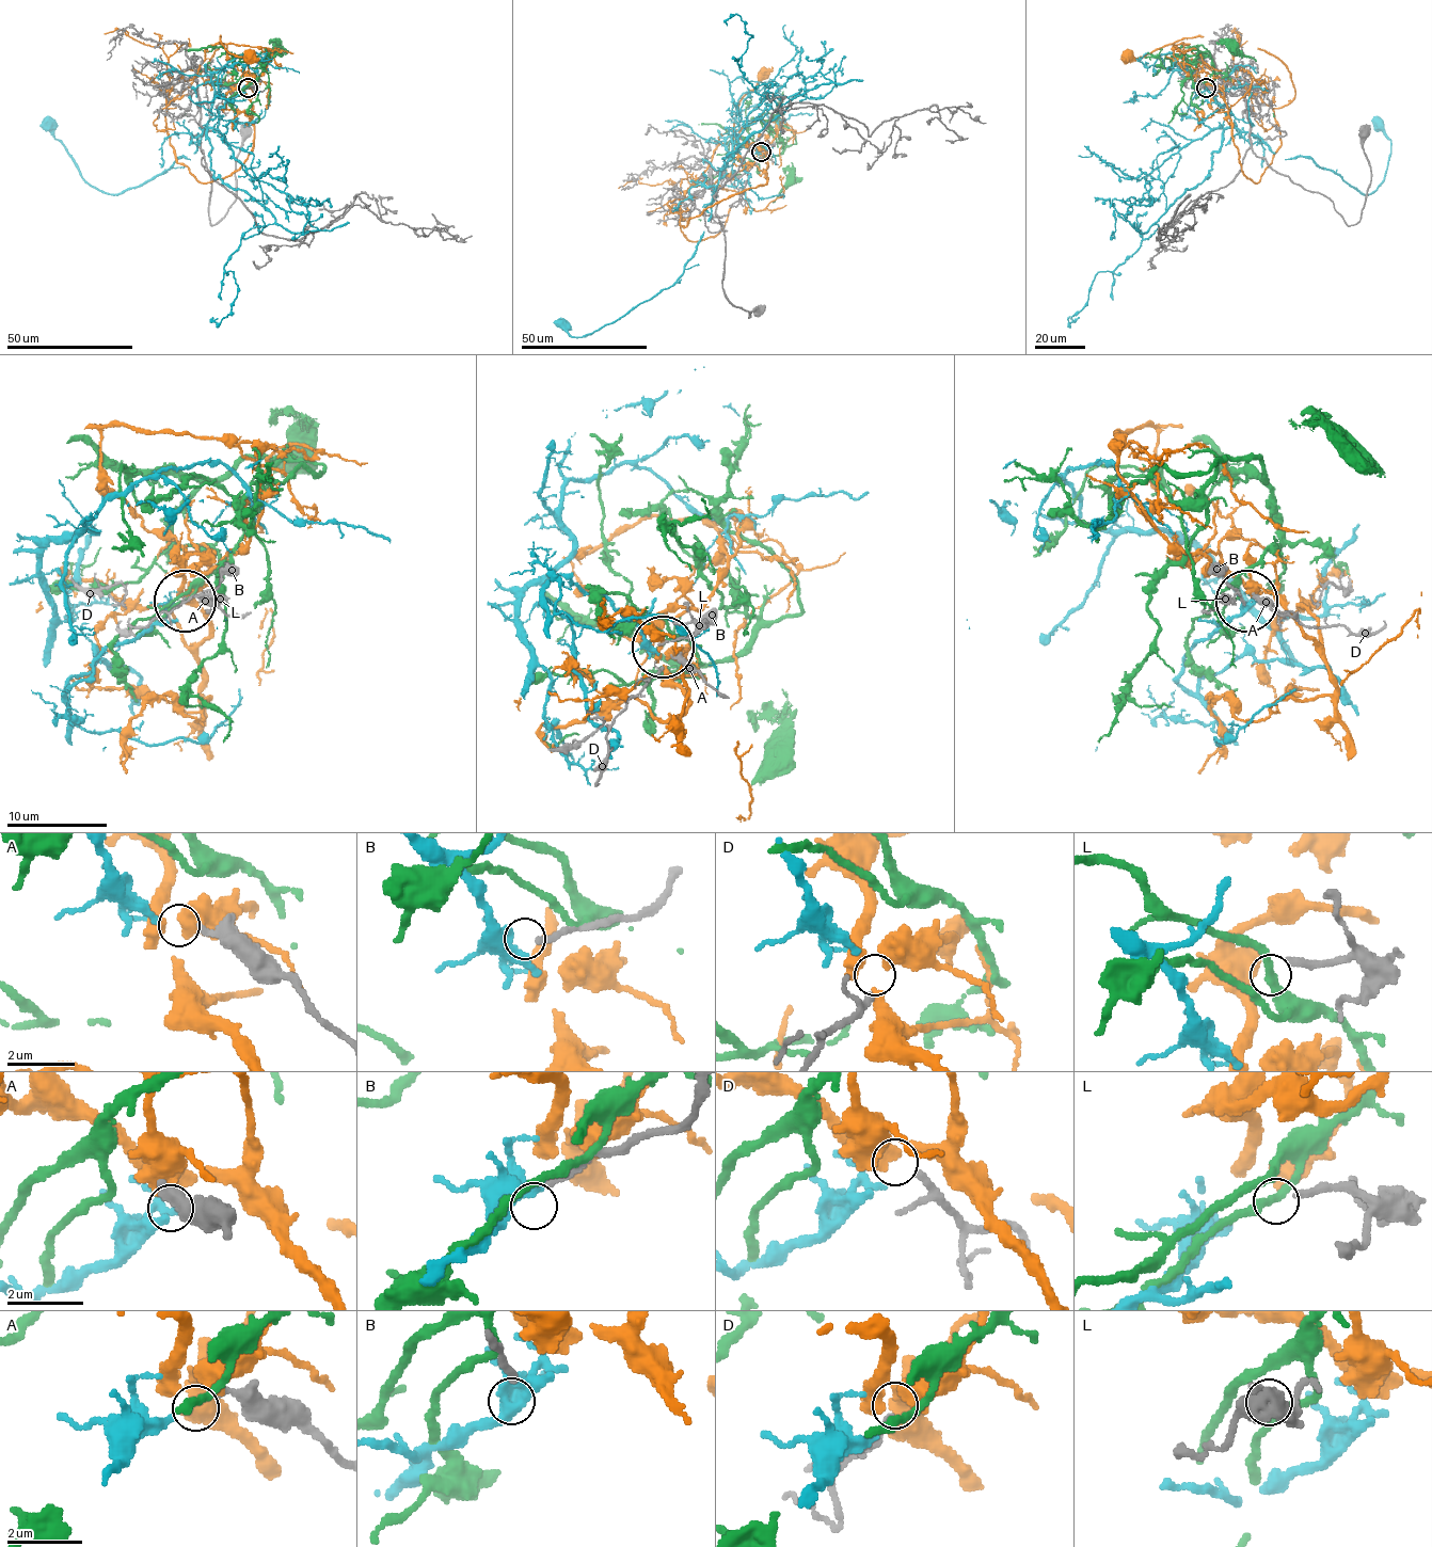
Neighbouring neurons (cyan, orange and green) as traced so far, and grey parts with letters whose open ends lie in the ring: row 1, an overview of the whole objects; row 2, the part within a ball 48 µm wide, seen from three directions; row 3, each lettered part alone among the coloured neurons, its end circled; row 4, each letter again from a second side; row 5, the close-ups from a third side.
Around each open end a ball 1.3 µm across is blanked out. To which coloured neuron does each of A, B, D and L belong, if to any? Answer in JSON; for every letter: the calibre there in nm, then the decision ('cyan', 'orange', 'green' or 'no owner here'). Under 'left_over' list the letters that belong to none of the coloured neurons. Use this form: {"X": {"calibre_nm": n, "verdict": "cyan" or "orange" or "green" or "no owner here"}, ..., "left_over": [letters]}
{"A": {"calibre_nm": 280, "verdict": "cyan"}, "B": {"calibre_nm": 170, "verdict": "no owner here"}, "D": {"calibre_nm": 140, "verdict": "no owner here"}, "L": {"calibre_nm": 200, "verdict": "no owner here"}, "left_over": ["B", "D", "L"]}

